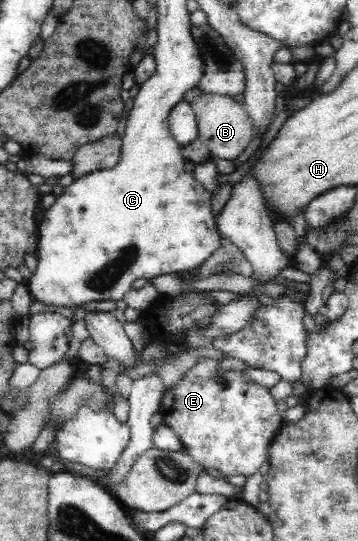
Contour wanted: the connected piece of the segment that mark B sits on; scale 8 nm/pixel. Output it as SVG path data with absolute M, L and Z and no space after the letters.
M202 93L195 99L190 104L197 117L198 137L207 145L214 157L231 161L237 158L254 137L252 123L240 99L218 93Z

